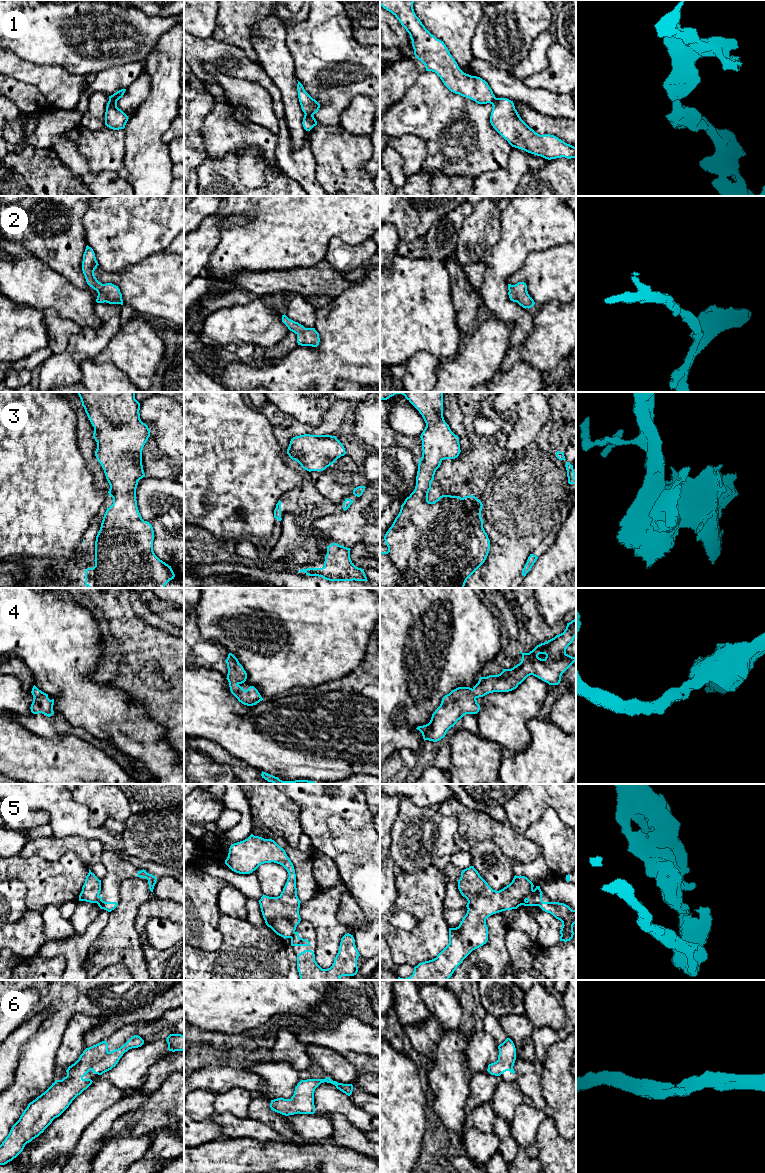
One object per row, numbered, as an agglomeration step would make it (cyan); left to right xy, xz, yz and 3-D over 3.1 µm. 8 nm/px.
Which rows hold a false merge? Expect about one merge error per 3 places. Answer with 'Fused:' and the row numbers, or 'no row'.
Fused: 1, 5

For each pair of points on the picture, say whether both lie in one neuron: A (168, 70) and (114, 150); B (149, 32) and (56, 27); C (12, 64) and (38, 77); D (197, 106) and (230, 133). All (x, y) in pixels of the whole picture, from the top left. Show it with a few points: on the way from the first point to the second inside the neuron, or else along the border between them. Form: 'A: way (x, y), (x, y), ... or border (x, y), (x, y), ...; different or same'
A: border (123, 129), (124, 159); different
B: way (126, 30), (109, 33), (79, 33); same
C: way (18, 68), (32, 74); same
D: border (214, 98), (214, 104), (200, 127), (201, 137); different

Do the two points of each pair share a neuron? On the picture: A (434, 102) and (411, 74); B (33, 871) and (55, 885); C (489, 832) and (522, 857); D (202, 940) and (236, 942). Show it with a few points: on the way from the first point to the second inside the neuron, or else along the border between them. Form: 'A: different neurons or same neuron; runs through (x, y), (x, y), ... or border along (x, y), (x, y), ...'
A: different neurons; border along (425, 70), (401, 98)
B: same neuron; runs through (38, 871), (42, 872), (50, 880)
C: same neuron; runs through (497, 832), (514, 849)
D: different neurons; border along (224, 936), (223, 943), (216, 949), (201, 949)

